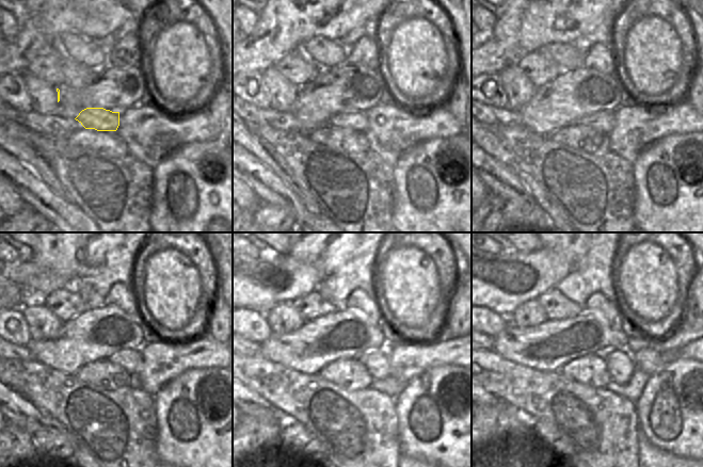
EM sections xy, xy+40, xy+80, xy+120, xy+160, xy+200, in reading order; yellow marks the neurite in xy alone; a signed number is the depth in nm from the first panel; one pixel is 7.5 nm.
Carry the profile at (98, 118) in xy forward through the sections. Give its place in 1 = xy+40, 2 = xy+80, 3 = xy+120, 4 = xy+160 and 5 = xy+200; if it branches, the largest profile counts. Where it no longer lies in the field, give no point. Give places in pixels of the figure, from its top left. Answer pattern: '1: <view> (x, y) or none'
1: xy+40 (357, 121)
2: xy+80 (604, 122)
3: xy+120 (131, 360)
4: xy+160 (376, 361)
5: xy+200 (620, 365)

